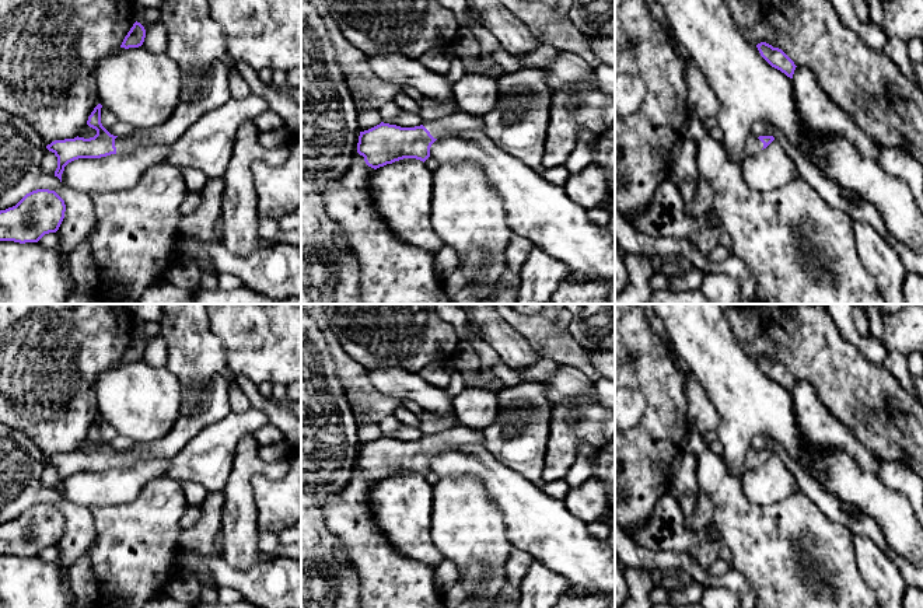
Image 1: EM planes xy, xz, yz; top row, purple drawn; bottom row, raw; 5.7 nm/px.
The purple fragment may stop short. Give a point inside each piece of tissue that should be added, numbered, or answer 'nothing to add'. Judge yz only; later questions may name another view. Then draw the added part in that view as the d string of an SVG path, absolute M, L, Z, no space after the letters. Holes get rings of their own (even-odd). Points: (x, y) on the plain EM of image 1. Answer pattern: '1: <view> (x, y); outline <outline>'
1: yz (754, 458); outline M749 448L747 451L747 458L745 458L747 469L758 468L762 462L763 462L763 457L756 450Z

